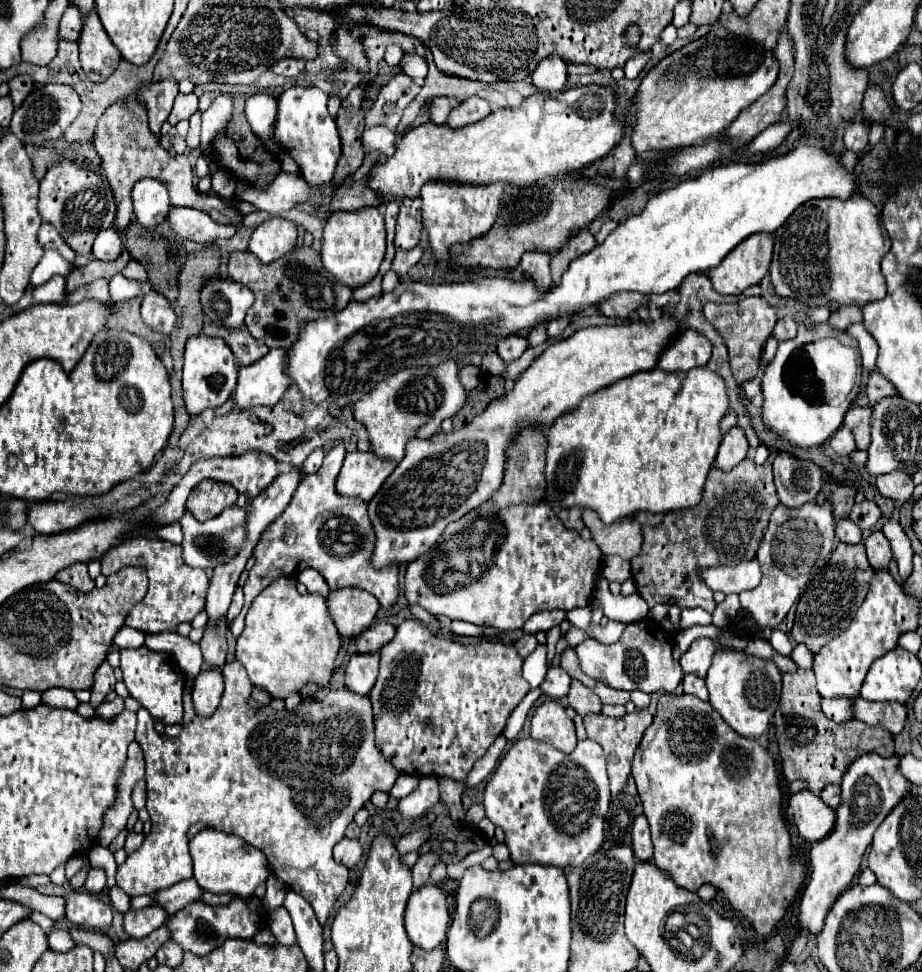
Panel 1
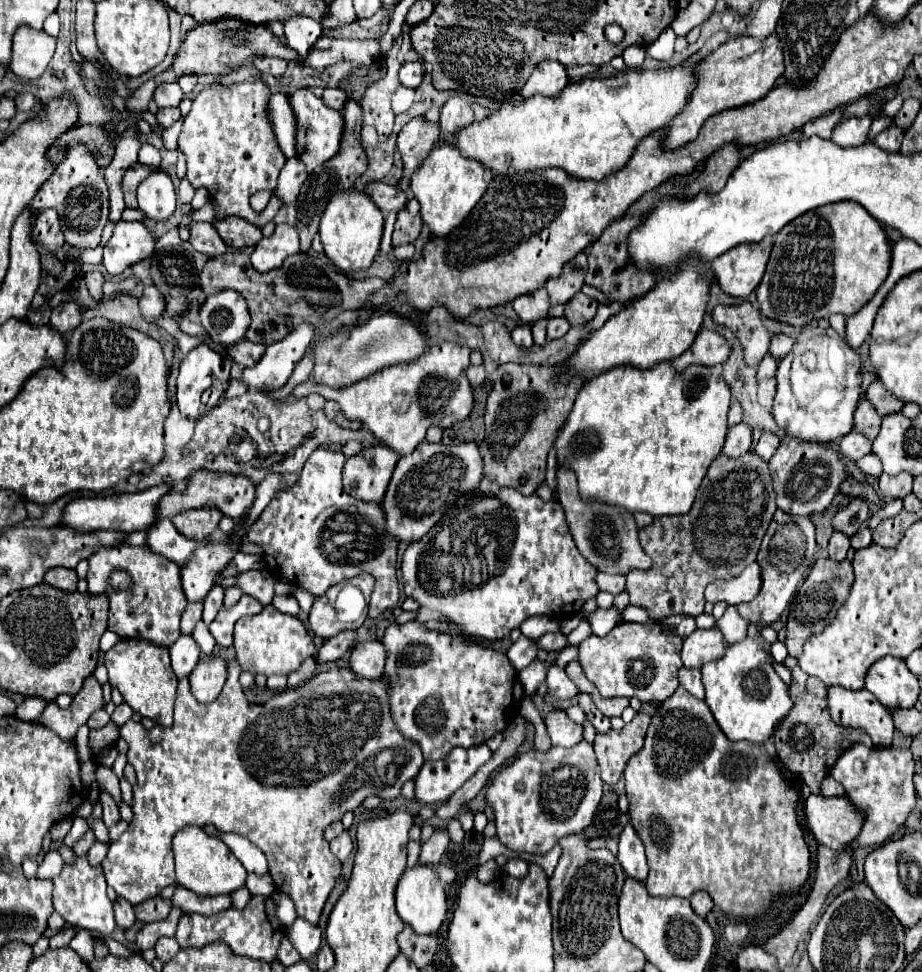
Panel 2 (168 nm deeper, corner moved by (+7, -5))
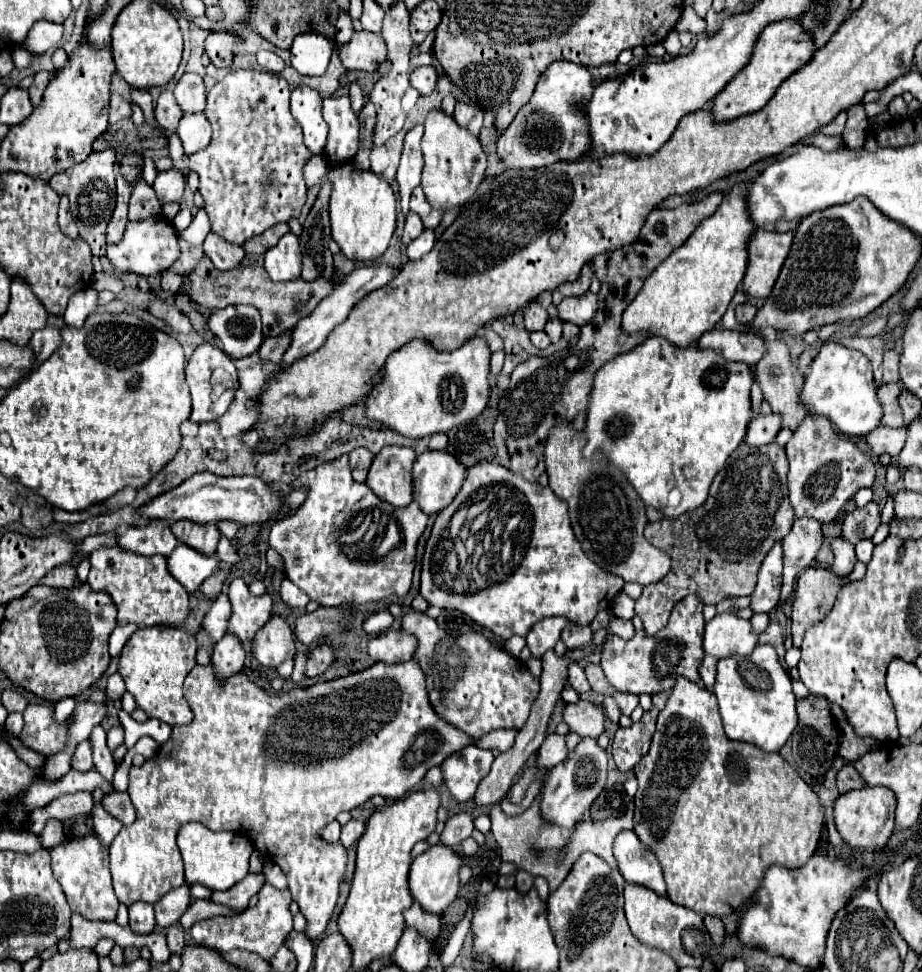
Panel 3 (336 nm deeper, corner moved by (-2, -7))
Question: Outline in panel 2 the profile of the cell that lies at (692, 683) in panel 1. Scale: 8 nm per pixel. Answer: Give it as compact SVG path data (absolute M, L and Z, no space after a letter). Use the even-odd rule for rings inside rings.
M682 667L682 669L678 671L678 681L680 681L680 685L682 685L688 693L692 693L696 699L704 701L704 685L702 685L702 673L700 673L700 669L692 671L692 669Z

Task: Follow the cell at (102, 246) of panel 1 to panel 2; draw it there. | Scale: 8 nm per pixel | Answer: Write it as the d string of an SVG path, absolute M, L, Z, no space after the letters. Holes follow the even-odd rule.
M120 221L102 249L102 265L110 277L124 273L130 265L154 251L154 239L140 221Z

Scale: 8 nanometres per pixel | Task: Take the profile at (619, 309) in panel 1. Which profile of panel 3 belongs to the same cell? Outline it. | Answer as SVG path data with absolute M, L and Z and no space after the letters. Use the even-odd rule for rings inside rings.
M587 291L583 297L563 299L563 301L557 305L559 319L561 319L561 321L575 323L575 325L579 325L579 327L583 327L585 323L591 321L595 309L597 309L597 295L591 293L591 291Z

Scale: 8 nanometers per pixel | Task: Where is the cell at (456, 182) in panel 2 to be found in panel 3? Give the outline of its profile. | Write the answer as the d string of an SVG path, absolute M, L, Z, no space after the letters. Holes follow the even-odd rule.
M433 109L425 121L425 135L421 147L425 157L421 187L425 191L427 201L435 209L443 211L459 209L465 203L469 203L477 195L487 167L479 139L473 133L469 133L469 129L457 125L457 121L445 115L441 109Z

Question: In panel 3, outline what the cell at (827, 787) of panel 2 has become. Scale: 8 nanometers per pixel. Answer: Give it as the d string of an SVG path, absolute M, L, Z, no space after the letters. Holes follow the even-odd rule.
M847 763L847 765L841 767L841 771L837 775L837 787L839 787L841 793L847 793L851 789L859 789L863 785L865 785L865 781L863 781L863 777L857 773L857 769L853 765Z

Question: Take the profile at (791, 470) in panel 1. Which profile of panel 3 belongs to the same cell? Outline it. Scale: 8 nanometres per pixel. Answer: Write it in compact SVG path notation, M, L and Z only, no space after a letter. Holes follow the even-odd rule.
M807 415L785 445L789 459L789 499L795 517L811 517L819 523L831 523L845 501L853 499L859 489L873 487L875 463L853 441L841 437L829 419Z

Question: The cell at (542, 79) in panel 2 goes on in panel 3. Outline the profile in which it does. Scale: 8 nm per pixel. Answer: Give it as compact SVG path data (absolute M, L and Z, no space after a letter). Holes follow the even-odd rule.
M555 61L539 77L537 89L525 107L515 115L505 133L499 135L497 155L507 169L537 169L557 161L577 161L589 155L593 139L585 119L583 103L591 99L595 81L587 67L573 65L571 61Z

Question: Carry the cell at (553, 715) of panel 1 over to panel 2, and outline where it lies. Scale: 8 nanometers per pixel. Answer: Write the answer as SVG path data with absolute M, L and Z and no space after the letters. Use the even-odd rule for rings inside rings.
M562 709L550 711L544 725L554 747L572 747L582 739L582 725L574 723Z

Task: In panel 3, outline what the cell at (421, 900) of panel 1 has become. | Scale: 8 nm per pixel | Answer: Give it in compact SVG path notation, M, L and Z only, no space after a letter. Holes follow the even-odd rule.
M441 843L431 845L425 853L421 853L419 857L413 859L411 873L409 873L409 887L411 887L413 899L417 899L425 911L443 915L443 911L457 897L457 891L459 891L459 869L461 869L461 865L463 865L463 861L455 853L453 847L447 847L447 845L441 845Z

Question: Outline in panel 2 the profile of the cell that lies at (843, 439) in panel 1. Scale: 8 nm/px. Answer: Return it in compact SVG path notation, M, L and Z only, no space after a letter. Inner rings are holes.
M850 431L840 441L840 455L846 457L846 459L850 459L850 461L860 459L862 455L870 453L870 449L872 449L872 441L868 441L864 435L860 435L856 431Z

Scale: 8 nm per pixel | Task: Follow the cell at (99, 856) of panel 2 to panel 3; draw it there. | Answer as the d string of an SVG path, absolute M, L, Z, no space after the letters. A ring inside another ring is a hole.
M97 803L91 811L91 817L93 817L93 827L97 831L97 835L103 839L105 845L111 845L113 839L117 837L117 833L123 829L123 823L119 819L115 819L111 813L107 813L107 809Z

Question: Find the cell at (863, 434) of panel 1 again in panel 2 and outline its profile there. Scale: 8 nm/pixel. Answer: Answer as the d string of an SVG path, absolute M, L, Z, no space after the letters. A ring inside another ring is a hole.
M866 399L860 401L854 413L854 431L868 435L868 439L874 441L878 435L878 429L880 429L880 415L876 415L874 407Z

